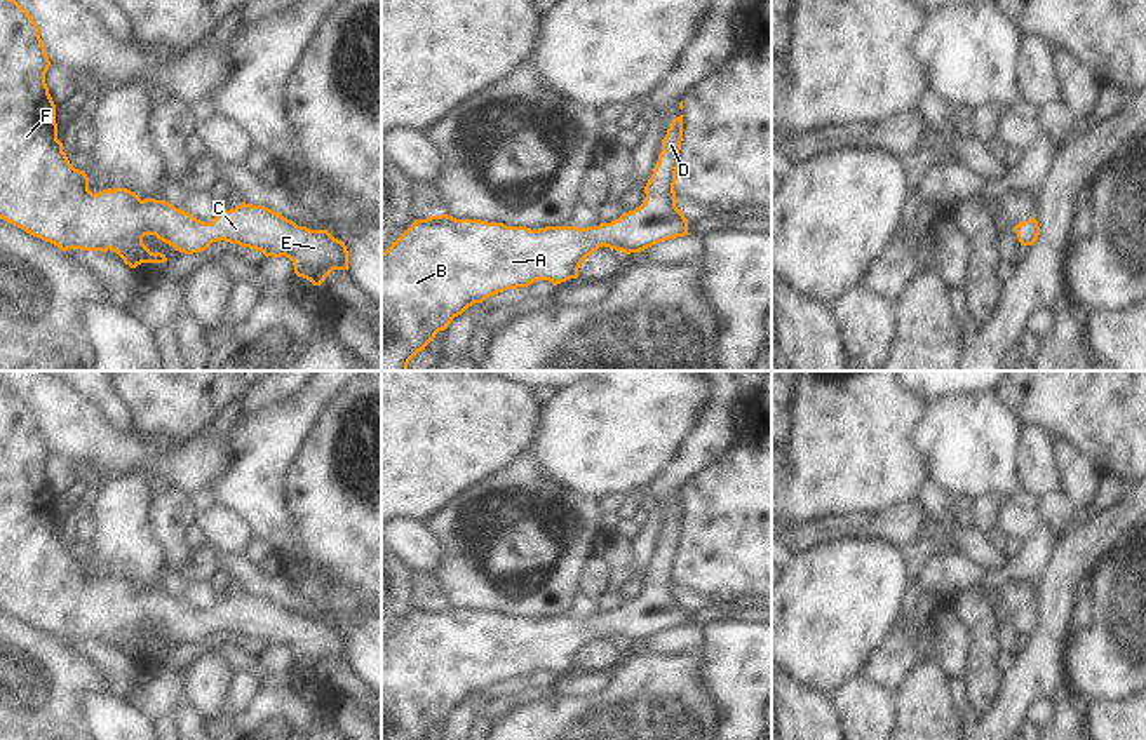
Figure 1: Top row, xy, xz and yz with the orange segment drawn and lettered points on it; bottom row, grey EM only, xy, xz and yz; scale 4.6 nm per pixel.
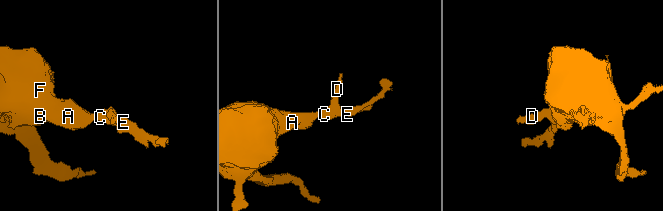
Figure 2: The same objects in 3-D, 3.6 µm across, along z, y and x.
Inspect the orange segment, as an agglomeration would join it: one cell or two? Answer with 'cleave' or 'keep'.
keep

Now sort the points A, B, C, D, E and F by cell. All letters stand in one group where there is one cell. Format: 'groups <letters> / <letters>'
groups A B C D E F

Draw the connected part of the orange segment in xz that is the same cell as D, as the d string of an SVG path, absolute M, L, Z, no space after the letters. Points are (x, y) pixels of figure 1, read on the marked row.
M683 115L672 120L662 139L658 162L644 186L644 202L611 223L531 230L481 219L456 219L444 212L415 219L381 252L381 371L408 371L409 360L474 303L482 303L507 289L528 287L536 280L557 286L576 279L582 261L603 246L630 254L690 235L688 219L676 207L674 192L681 141Z

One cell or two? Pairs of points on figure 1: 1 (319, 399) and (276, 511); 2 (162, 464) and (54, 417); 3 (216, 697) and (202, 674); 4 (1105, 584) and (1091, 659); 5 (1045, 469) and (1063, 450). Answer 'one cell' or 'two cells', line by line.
1: one cell
2: one cell
3: one cell
4: one cell
5: two cells

